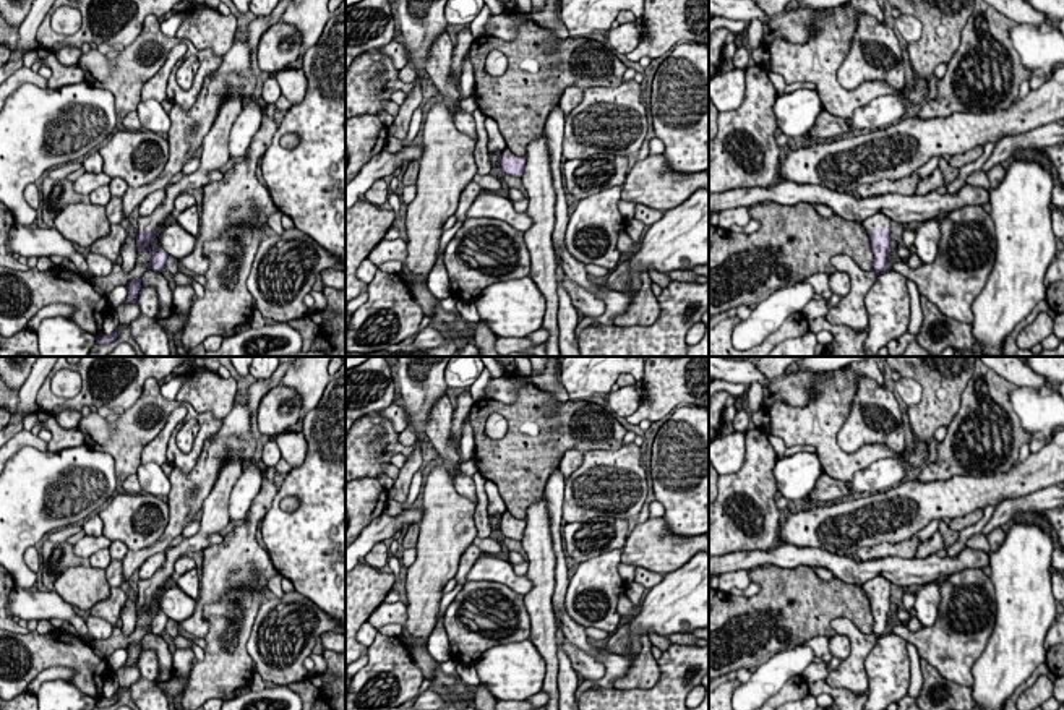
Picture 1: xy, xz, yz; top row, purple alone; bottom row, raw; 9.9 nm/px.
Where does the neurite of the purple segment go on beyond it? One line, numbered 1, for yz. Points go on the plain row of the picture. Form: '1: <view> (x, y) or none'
1: yz (878, 584)

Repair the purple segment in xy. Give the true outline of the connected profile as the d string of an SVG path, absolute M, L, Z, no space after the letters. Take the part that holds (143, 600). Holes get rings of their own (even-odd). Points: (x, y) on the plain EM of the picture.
M230 457L224 460L216 483L204 499L201 507L201 519L200 519L200 530L180 541L177 546L169 548L165 551L165 562L162 567L149 579L138 582L138 593L136 593L136 613L138 616L149 611L152 601L162 592L164 584L174 577L174 564L180 556L195 551L204 551L209 543L211 533L221 533L229 520L229 498L232 493L234 485L237 483L238 477L242 475L243 462L240 457Z

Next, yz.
M874 577L863 585L874 618L873 634L876 639L881 639L887 631L890 614L890 585L892 584L884 577Z

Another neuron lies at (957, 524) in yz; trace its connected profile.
M975 509L973 512L950 519L949 528L952 532L960 532L970 525L975 525L983 517L983 509Z

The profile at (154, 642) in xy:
M149 632L141 639L141 652L143 650L156 652L159 661L159 682L169 681L174 676L174 658L165 640Z

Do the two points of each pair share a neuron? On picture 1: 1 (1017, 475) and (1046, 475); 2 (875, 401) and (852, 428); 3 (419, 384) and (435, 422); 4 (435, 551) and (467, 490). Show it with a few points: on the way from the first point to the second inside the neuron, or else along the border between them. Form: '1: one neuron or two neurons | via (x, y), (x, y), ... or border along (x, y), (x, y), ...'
1: one neuron | via (1024, 475), (1040, 475)
2: one neuron | via (875, 409), (860, 425)
3: two neurons | border along (446, 393), (429, 415), (425, 440)
4: two neurons | border along (454, 474), (454, 488), (476, 503)

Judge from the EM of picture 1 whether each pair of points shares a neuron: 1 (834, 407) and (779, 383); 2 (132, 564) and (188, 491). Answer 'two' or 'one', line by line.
1: two
2: one

